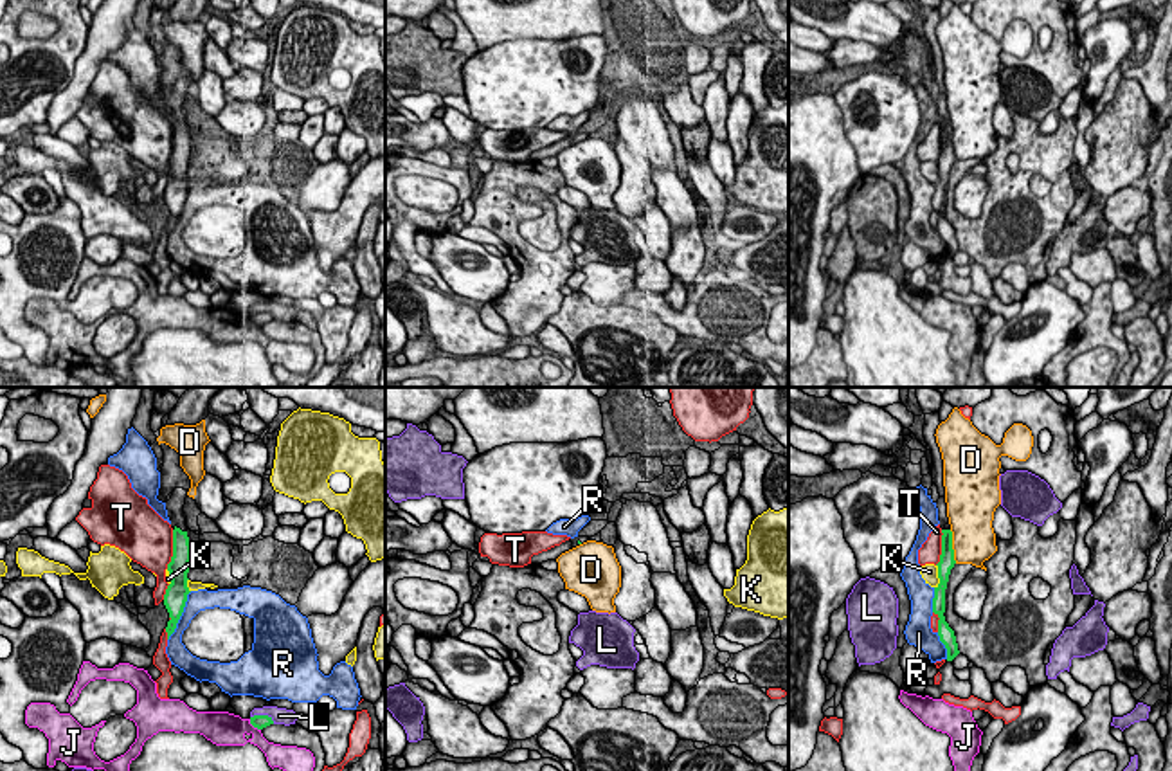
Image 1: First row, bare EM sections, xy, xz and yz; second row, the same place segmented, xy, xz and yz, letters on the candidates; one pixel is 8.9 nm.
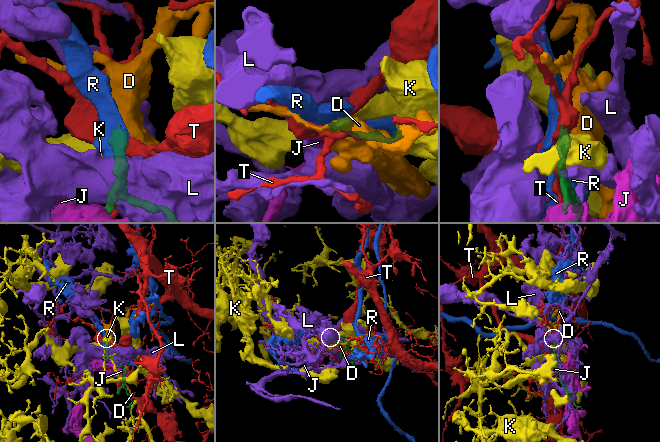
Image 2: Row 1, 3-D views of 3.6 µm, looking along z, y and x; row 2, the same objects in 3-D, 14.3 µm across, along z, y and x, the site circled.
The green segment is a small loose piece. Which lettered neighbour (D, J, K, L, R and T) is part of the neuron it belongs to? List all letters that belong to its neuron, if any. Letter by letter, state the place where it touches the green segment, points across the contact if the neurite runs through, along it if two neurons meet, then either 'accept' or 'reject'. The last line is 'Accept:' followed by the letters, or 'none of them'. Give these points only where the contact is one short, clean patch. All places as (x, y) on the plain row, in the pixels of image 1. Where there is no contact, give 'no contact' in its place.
D: meets green in yz at (951, 143); reject
J: meets green in xy at (254, 323); reject
K: meets green in yz at (938, 173); border along yz (937, 161), (938, 181), (935, 184); reject
L: meets green in xy at (263, 312); border along xy (251, 314), (267, 312), (274, 319); reject
R: meets green in xy at (180, 211); reject
T: meets green in xy at (173, 146); reject
Accept: none of them

